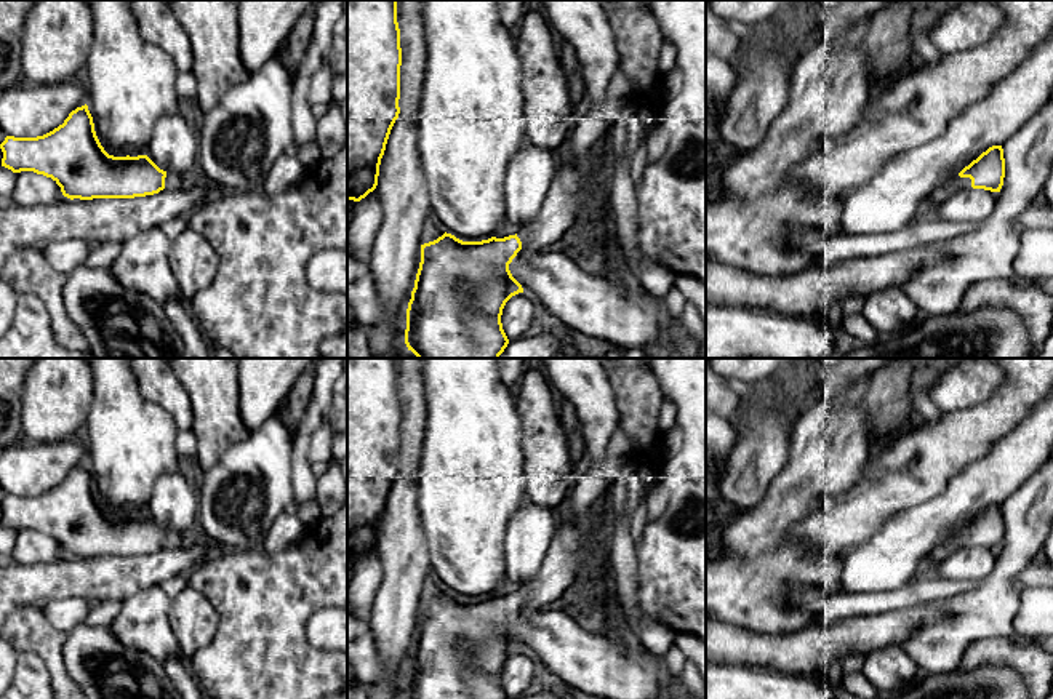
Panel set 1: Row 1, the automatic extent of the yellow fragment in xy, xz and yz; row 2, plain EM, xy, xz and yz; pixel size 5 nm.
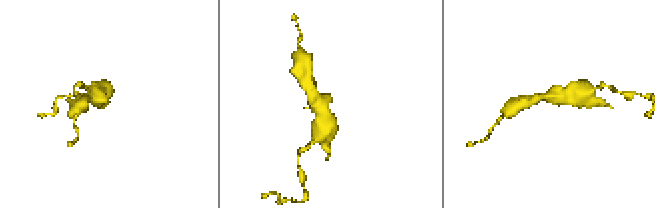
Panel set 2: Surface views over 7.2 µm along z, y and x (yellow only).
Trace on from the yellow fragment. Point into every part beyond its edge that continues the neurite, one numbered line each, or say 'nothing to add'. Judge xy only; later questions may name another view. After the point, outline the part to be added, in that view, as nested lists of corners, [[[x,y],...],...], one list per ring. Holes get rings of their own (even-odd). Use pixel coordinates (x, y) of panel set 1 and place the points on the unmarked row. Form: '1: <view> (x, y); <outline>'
1: xy (173, 539); [[[173,529],[166,531],[165,549],[174,550],[174,549],[182,547],[184,544],[186,544],[186,541],[184,541],[182,534],[179,534],[179,533],[173,531]]]

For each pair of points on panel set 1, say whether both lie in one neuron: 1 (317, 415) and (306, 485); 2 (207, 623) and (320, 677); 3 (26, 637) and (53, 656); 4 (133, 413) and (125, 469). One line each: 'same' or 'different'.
1: same
2: different
3: same
4: same

